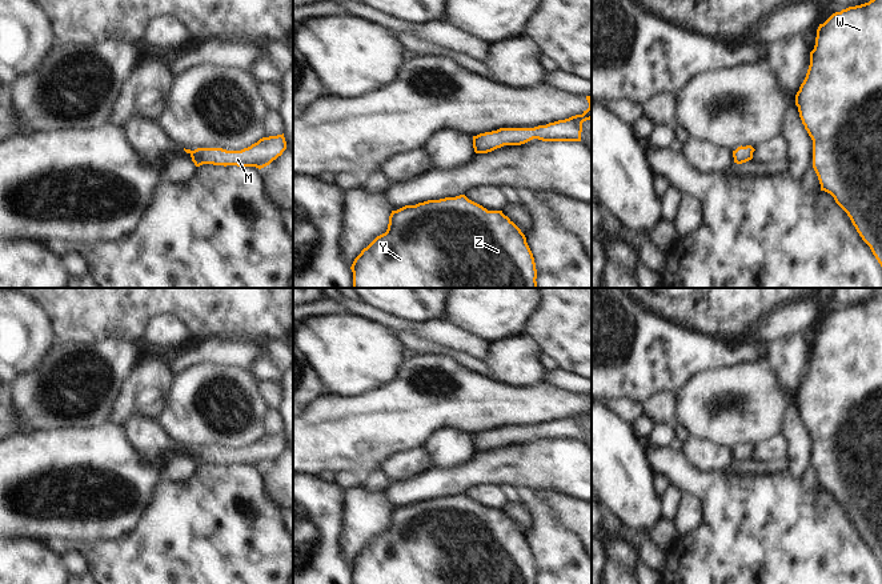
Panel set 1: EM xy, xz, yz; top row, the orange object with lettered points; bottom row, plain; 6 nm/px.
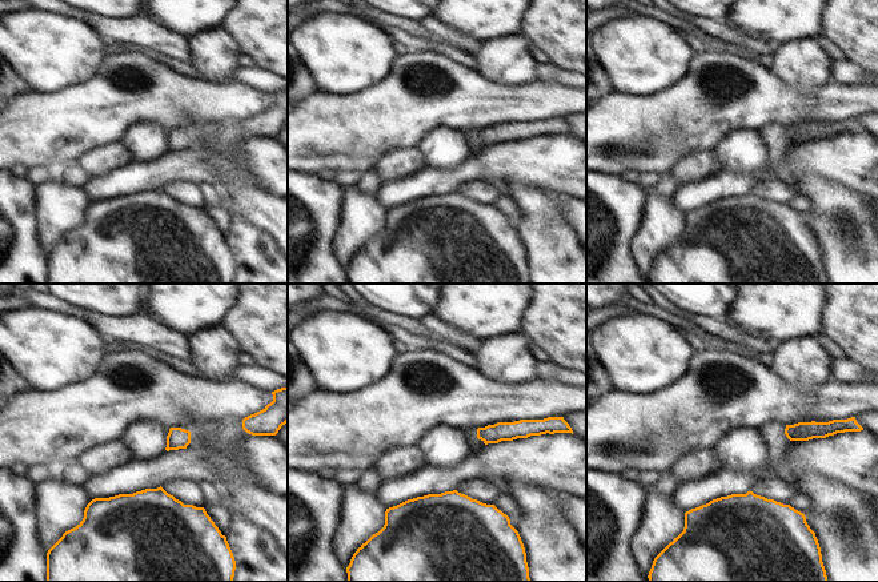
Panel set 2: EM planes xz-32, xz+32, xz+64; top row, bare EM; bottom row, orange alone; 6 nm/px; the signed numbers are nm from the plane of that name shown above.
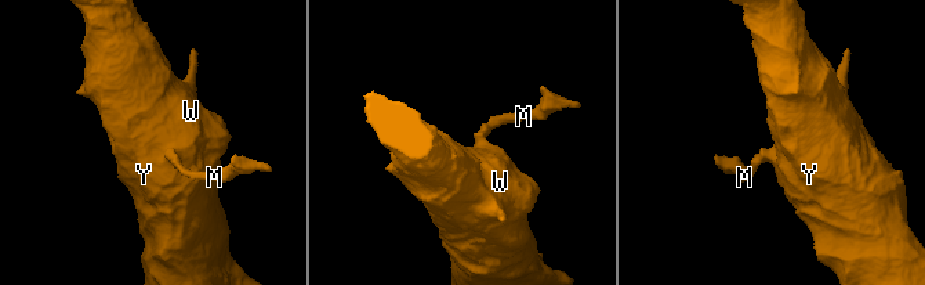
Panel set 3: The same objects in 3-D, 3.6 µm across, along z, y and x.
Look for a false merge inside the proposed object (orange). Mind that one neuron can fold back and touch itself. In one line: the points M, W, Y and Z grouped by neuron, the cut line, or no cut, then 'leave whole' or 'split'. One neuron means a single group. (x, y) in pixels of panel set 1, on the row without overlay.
M W Y Z; no cut; leave whole

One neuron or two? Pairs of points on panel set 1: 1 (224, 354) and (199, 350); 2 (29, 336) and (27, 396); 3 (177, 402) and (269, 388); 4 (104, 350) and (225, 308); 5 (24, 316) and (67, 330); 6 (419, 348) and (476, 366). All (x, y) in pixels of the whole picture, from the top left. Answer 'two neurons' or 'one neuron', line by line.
1: one neuron
2: two neurons
3: two neurons
4: two neurons
5: two neurons
6: one neuron

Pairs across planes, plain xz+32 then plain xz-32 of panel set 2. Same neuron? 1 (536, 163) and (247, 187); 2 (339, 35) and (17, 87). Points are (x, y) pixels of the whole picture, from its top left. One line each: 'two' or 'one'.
1: two
2: two

